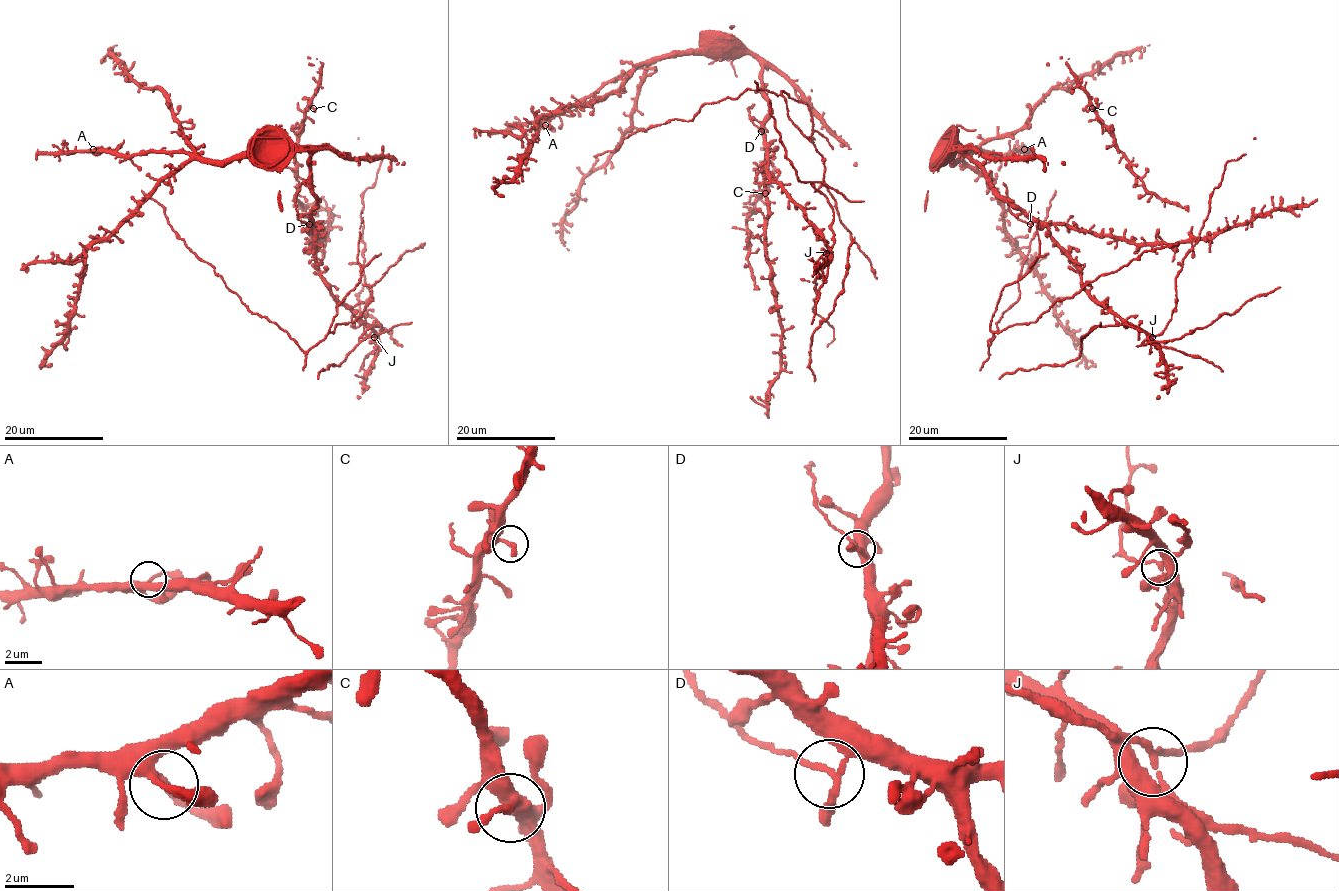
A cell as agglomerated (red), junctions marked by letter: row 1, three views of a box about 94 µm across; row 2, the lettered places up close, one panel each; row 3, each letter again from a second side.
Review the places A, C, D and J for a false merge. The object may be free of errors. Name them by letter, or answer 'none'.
D

